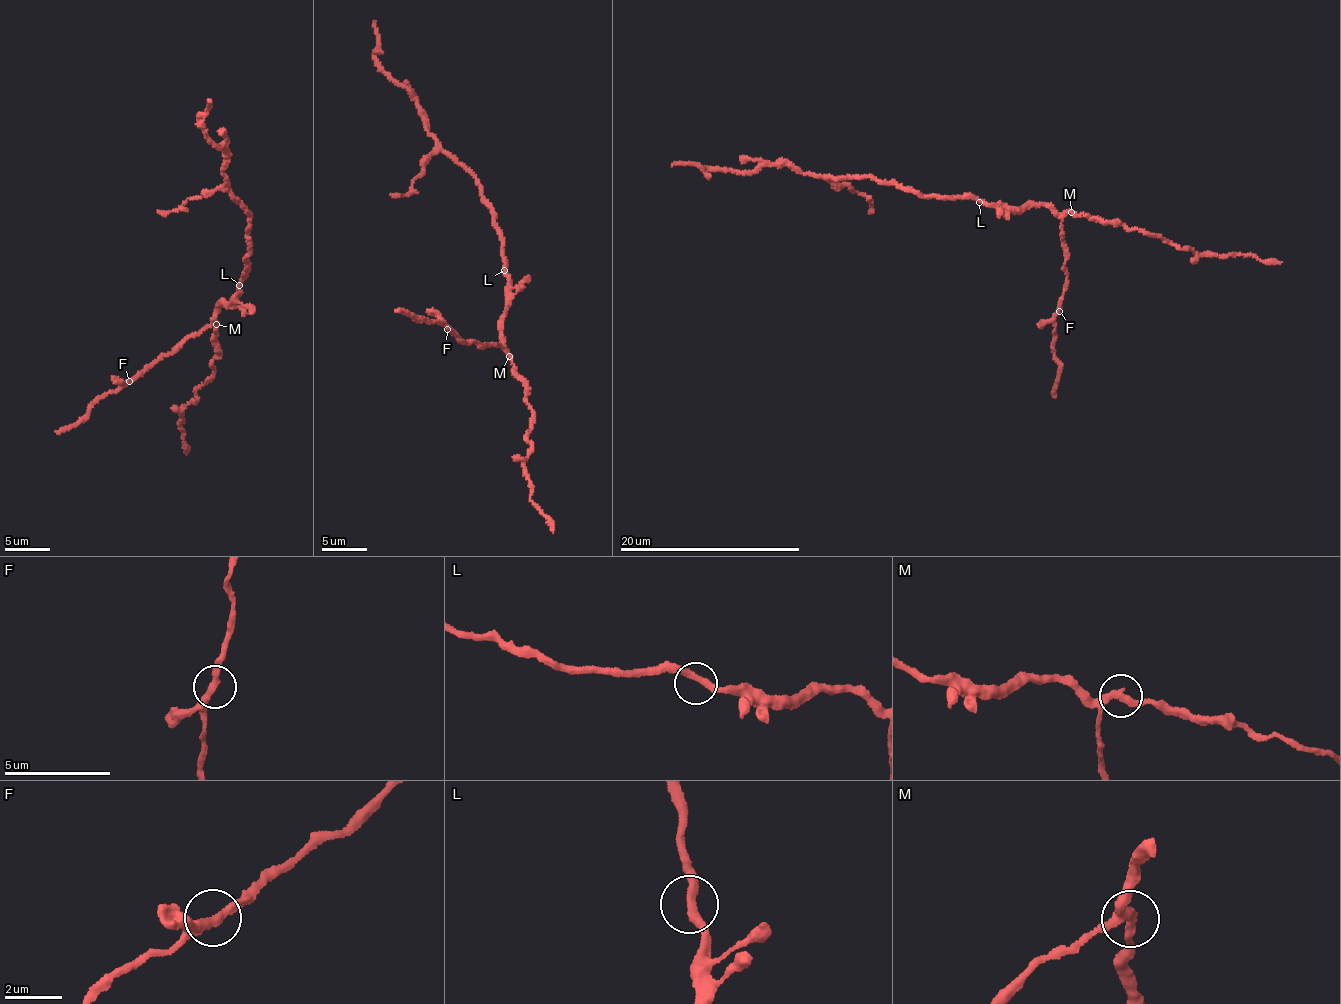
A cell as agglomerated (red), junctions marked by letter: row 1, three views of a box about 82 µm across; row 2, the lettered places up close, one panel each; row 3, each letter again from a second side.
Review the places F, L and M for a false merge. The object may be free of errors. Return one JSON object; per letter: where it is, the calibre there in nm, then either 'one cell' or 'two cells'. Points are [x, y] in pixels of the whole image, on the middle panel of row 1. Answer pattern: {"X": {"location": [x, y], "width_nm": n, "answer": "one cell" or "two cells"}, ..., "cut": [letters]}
{"F": {"location": [447, 329], "width_nm": 280, "answer": "one cell"}, "L": {"location": [504, 270], "width_nm": 300, "answer": "one cell"}, "M": {"location": [509, 356], "width_nm": 280, "answer": "one cell"}, "cut": []}

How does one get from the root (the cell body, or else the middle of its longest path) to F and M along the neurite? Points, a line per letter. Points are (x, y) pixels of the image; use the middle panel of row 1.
F: (506, 271), (509, 278), (509, 306), (504, 316), (504, 345), (465, 344), (447, 329)
M: (506, 271), (509, 278), (509, 306), (504, 316), (502, 342), (509, 356)

